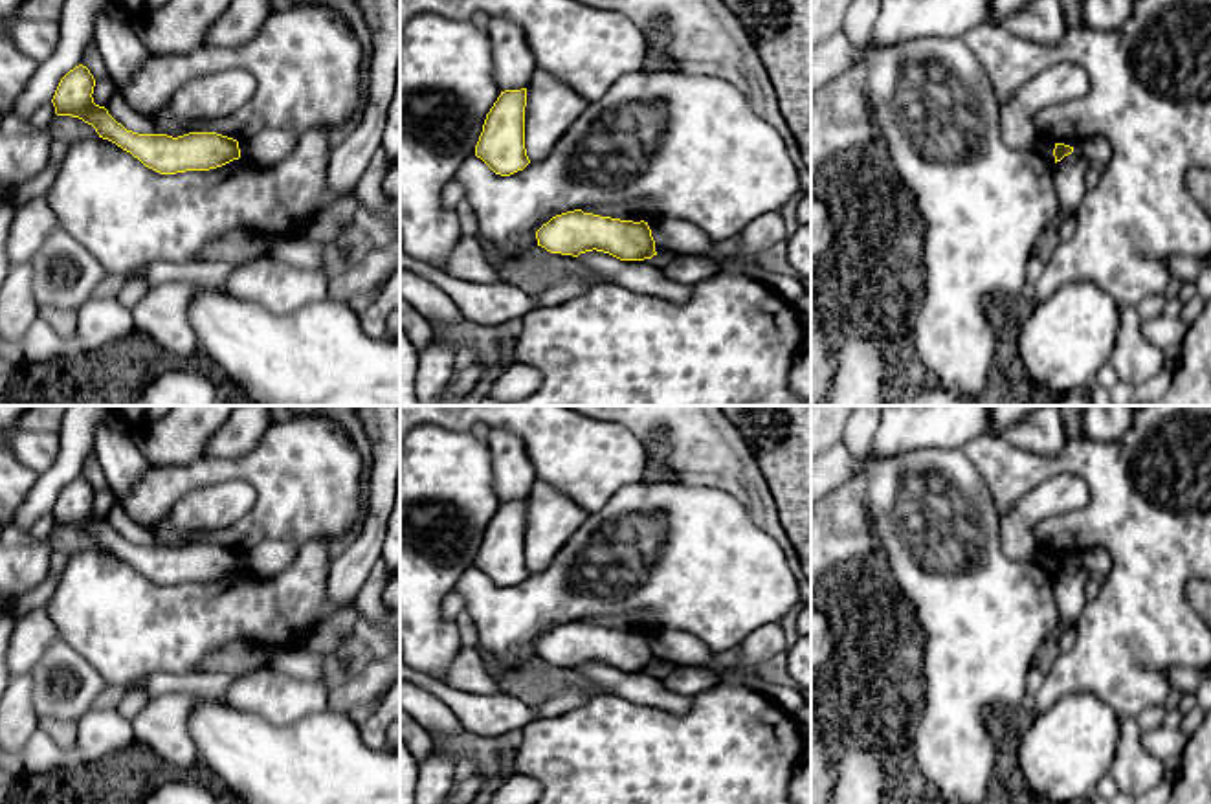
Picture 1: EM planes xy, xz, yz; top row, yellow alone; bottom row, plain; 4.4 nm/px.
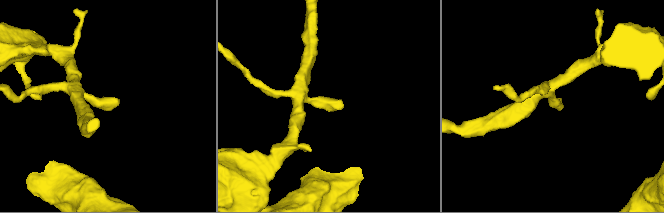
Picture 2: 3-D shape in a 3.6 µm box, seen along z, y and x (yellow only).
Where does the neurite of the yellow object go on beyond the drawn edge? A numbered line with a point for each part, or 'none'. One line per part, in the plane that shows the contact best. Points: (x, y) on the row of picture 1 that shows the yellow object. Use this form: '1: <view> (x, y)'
none

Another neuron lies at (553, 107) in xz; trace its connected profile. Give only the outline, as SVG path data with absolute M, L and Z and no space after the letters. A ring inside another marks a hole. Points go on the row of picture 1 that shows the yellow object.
M534 70L527 86L525 149L530 162L549 156L556 141L582 116L589 101L554 75Z

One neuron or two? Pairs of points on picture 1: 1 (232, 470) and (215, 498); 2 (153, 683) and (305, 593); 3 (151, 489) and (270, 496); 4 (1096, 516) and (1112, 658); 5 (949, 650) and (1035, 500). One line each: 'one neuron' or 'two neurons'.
1: two neurons
2: two neurons
3: one neuron
4: one neuron
5: two neurons

